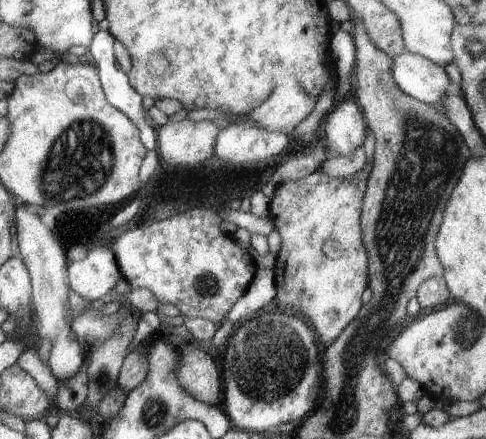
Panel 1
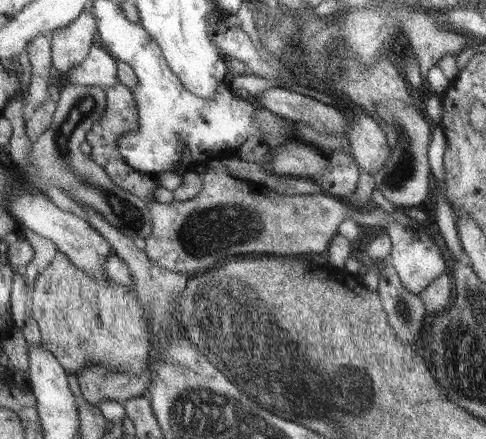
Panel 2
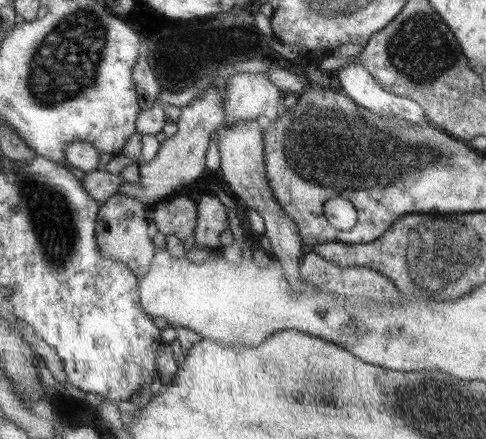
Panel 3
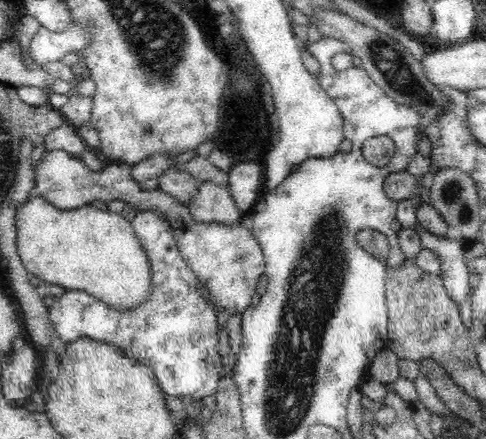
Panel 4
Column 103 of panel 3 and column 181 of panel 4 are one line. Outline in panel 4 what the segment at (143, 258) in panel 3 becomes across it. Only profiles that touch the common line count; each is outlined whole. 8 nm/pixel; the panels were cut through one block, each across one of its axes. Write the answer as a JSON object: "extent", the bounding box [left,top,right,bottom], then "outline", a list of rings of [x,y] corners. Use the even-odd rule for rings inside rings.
{"extent":[30,150,266,314],"outline":[[[52,150],[42,156],[36,174],[36,186],[34,190],[30,190],[30,198],[44,198],[58,210],[76,210],[90,206],[96,200],[102,200],[106,204],[114,200],[126,200],[132,212],[158,212],[158,216],[166,216],[166,220],[174,228],[174,242],[178,244],[178,252],[182,252],[184,262],[198,276],[200,286],[208,288],[208,300],[232,314],[244,314],[246,310],[250,310],[258,280],[266,272],[266,258],[254,234],[240,222],[224,226],[220,222],[206,224],[194,220],[190,206],[182,204],[178,198],[172,198],[160,190],[142,192],[130,178],[130,168],[130,164],[110,162],[110,166],[106,166],[104,170],[92,172],[82,160],[66,154],[64,150]]]}

